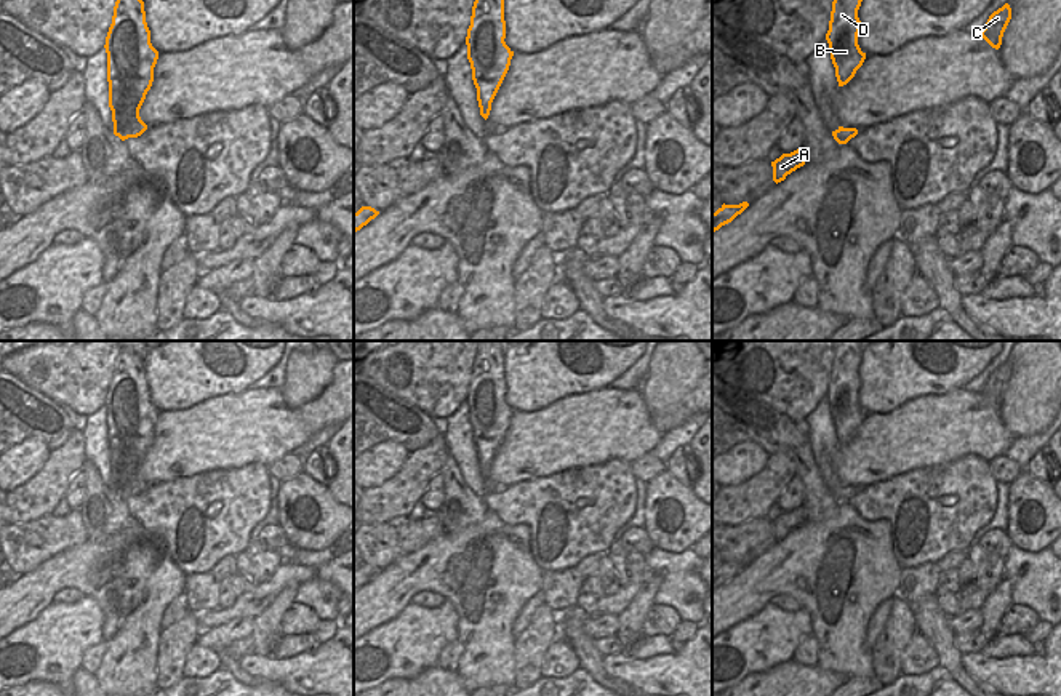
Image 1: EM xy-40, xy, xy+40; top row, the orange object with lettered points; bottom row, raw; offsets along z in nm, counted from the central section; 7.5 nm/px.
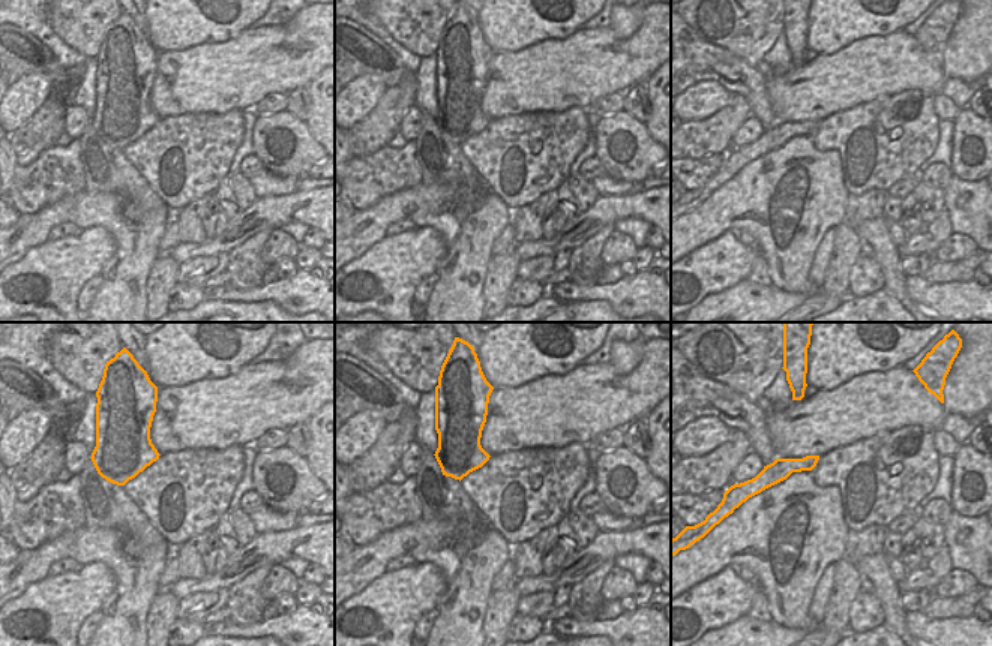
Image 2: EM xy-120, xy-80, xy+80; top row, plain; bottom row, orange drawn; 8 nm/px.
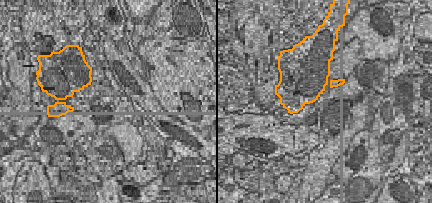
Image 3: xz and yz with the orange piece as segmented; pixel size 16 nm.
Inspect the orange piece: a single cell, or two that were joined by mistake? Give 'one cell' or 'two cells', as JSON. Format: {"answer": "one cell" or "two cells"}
{"answer": "one cell"}

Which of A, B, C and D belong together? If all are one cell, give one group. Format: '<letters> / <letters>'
A B C D

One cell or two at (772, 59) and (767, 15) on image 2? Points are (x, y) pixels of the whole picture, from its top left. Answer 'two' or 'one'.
two

